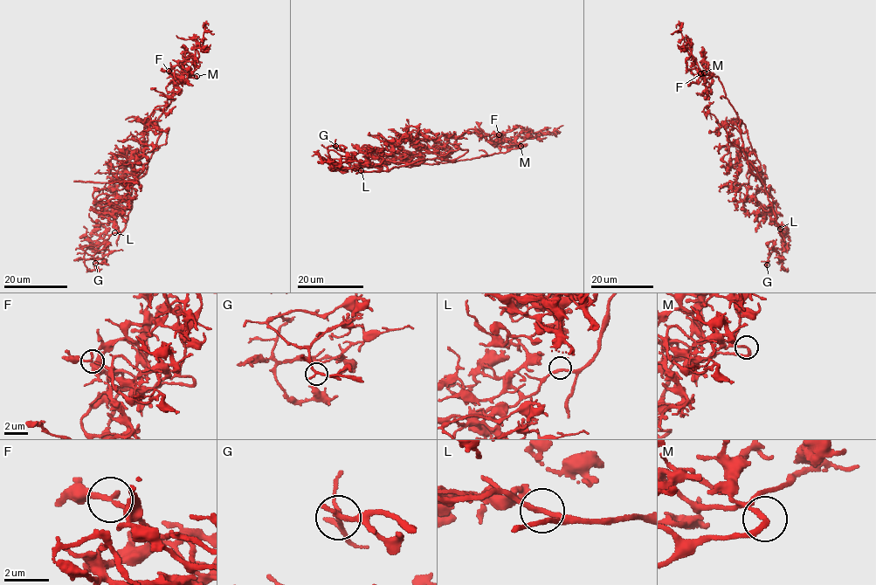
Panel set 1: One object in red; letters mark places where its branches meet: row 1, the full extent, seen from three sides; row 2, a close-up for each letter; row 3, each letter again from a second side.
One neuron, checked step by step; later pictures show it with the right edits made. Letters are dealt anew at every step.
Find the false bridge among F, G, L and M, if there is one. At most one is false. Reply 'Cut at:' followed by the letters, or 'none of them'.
Cut at: none of them

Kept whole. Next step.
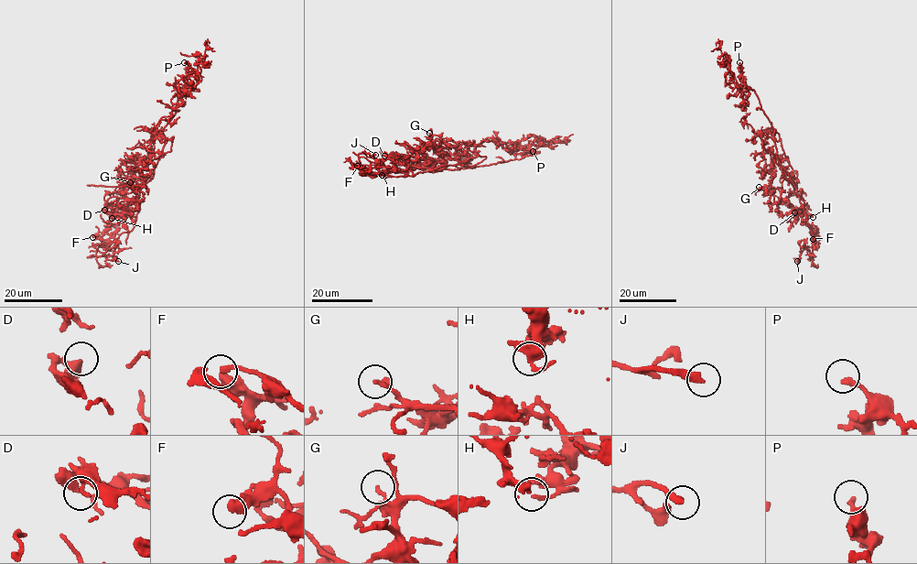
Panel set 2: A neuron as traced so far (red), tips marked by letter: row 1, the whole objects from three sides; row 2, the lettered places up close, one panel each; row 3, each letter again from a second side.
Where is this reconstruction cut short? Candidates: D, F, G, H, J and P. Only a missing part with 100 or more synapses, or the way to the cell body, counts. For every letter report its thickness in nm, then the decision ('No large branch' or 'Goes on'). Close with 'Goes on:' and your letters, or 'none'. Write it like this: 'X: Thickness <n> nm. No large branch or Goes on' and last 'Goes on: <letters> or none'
D: Thickness 280 nm. No large branch
F: Thickness 480 nm. No large branch
G: Thickness 120 nm. No large branch
H: Thickness 160 nm. No large branch
J: Thickness 320 nm. No large branch
P: Thickness 220 nm. No large branch
Goes on: none

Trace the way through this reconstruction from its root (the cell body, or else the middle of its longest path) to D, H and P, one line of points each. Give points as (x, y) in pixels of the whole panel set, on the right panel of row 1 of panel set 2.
D: (779, 160), (796, 189), (802, 205), (799, 208), (803, 212), (794, 217), (796, 220), (792, 215), (794, 212)
H: (779, 160), (813, 217)
P: (779, 160), (774, 129), (760, 108), (755, 92), (740, 86), (745, 78), (739, 62)

